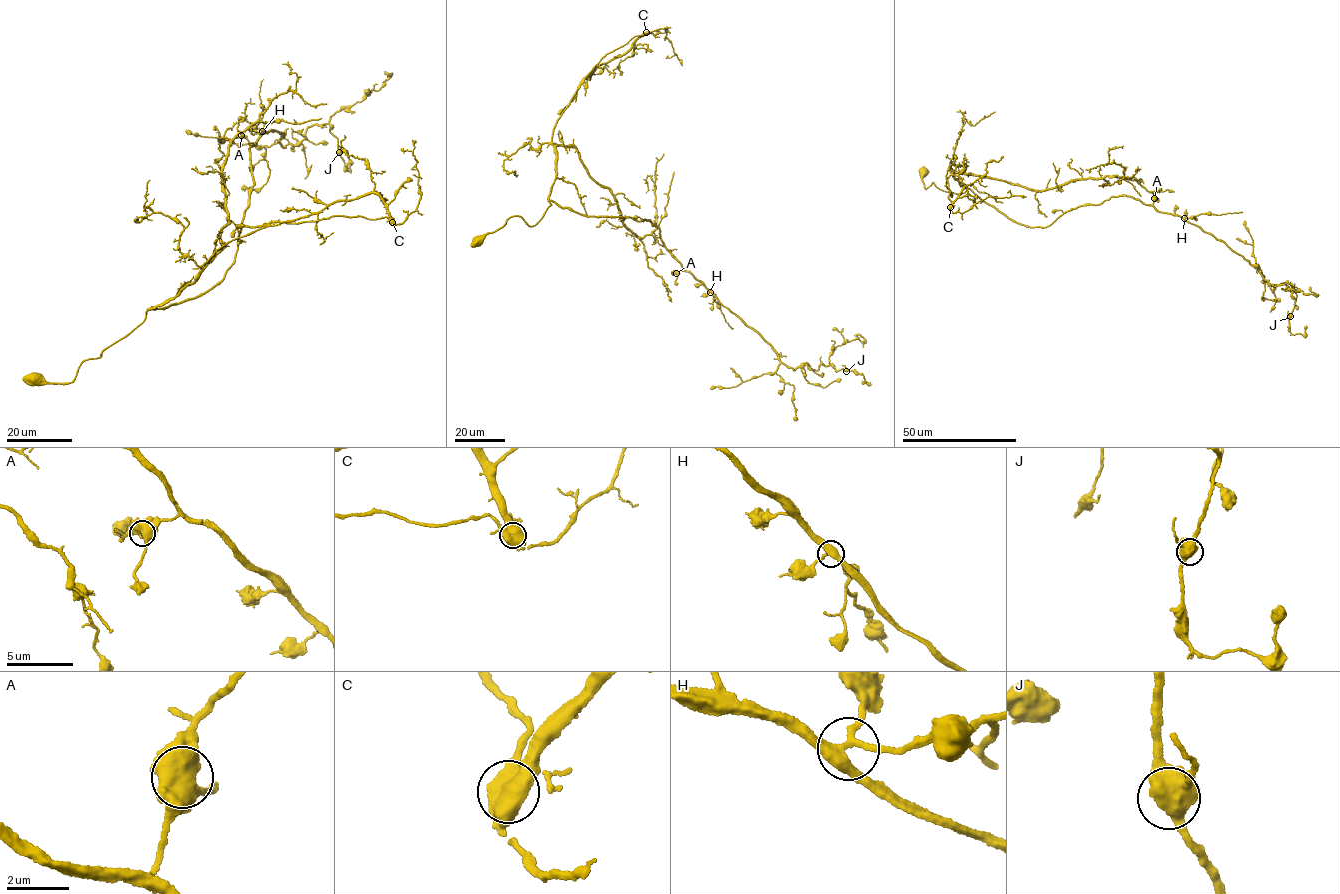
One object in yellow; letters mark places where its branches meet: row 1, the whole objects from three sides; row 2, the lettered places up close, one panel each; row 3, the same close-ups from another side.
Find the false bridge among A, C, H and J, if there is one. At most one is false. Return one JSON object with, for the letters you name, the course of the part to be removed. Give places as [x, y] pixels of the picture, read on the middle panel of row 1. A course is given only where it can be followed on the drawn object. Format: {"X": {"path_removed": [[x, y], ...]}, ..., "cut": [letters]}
{"C": {"path_removed": [[646, 32], [624, 53], [597, 66], [584, 77], [574, 97], [557, 114]]}, "cut": ["C"]}

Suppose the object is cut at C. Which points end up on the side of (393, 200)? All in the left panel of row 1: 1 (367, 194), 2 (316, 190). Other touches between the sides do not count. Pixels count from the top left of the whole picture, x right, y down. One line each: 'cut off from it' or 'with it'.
1: with it
2: with it

